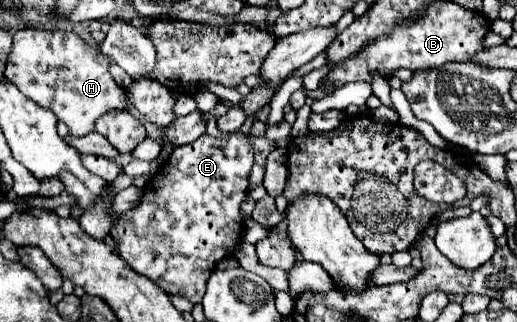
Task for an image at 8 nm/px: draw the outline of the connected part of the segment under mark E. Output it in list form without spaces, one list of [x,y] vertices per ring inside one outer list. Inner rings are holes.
[[[235,133],[227,139],[215,139],[215,137],[209,137],[209,135],[203,135],[201,139],[197,139],[195,143],[189,143],[189,145],[183,145],[183,147],[175,147],[175,151],[169,155],[167,163],[153,175],[153,179],[147,181],[145,185],[145,191],[143,191],[143,197],[141,197],[141,203],[127,211],[125,213],[125,221],[117,225],[117,229],[113,229],[113,237],[119,241],[119,255],[141,275],[149,277],[153,283],[157,283],[161,289],[169,291],[169,293],[179,293],[179,295],[185,295],[187,299],[191,299],[193,303],[201,303],[203,295],[205,295],[205,283],[211,275],[211,271],[215,269],[215,263],[223,257],[231,257],[241,241],[241,229],[243,229],[243,219],[241,219],[241,213],[239,213],[239,205],[241,201],[247,197],[247,189],[249,189],[249,171],[253,167],[253,145],[249,143],[249,137],[247,135],[241,135],[241,133]],[[215,141],[225,141],[225,145],[215,145]],[[145,251],[153,255],[153,259],[145,259]]]

